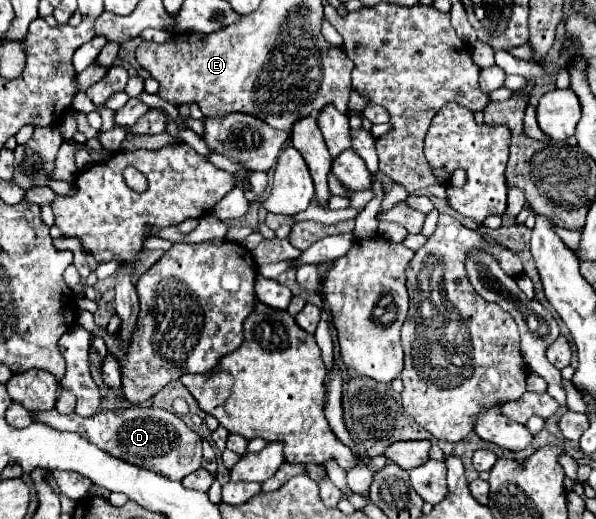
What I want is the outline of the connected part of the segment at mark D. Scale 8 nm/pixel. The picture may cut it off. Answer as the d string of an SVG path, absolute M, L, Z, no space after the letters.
M131 406L123 412L103 410L95 416L83 418L75 412L65 416L53 408L53 412L41 412L41 416L33 416L33 418L37 422L49 424L57 430L87 434L89 442L93 440L93 444L97 444L105 452L109 452L121 460L127 460L135 466L157 472L169 480L183 480L185 476L197 472L201 468L201 462L203 462L201 436L197 432L193 432L179 416L175 416L169 410Z

